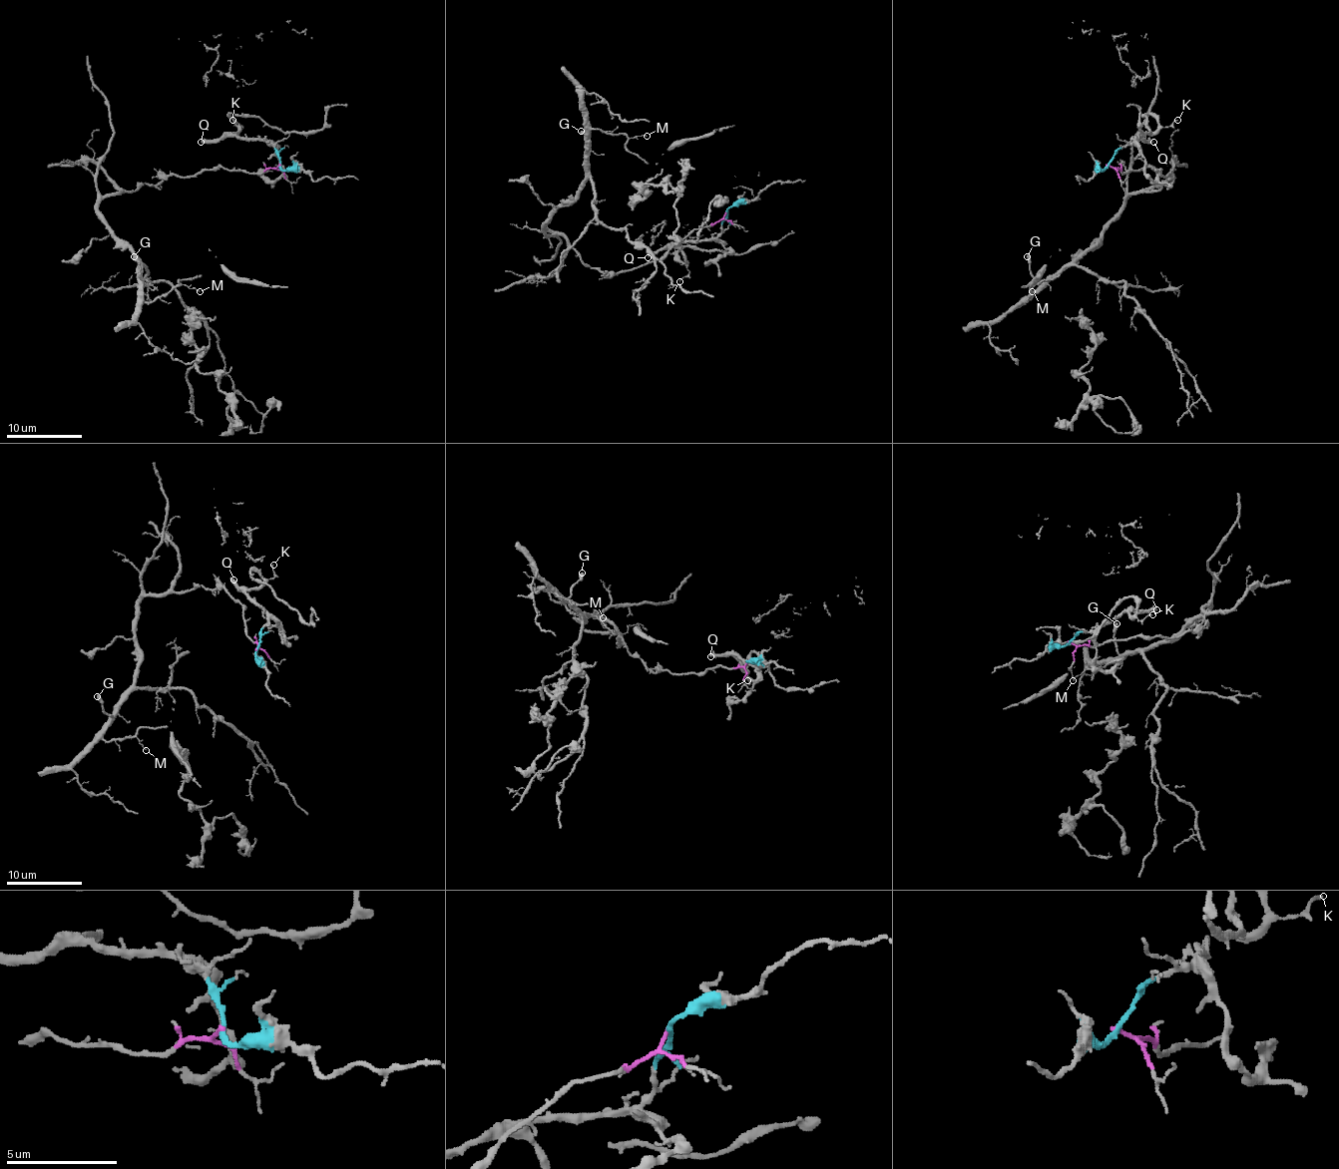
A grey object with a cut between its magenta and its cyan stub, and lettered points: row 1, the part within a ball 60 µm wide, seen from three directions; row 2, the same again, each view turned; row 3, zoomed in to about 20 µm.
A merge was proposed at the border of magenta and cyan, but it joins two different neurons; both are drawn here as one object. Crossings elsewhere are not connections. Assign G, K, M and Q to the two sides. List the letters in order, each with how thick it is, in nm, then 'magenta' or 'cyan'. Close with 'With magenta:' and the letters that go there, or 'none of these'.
G: calibre 360 nm; magenta
K: calibre 110 nm; cyan
M: calibre 100 nm; magenta
Q: calibre 380 nm; cyan
With magenta: G, M

